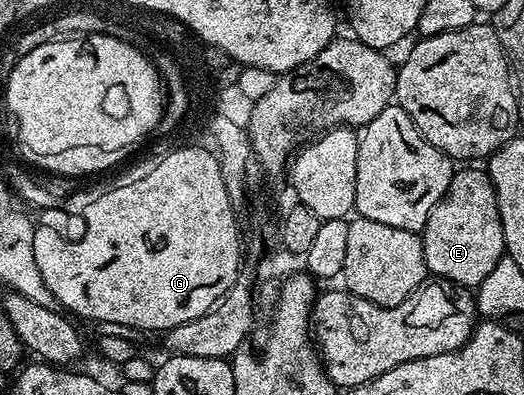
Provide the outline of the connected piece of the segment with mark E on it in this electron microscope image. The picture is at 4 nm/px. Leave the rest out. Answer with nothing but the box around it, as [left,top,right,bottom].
[421,167,505,287]

